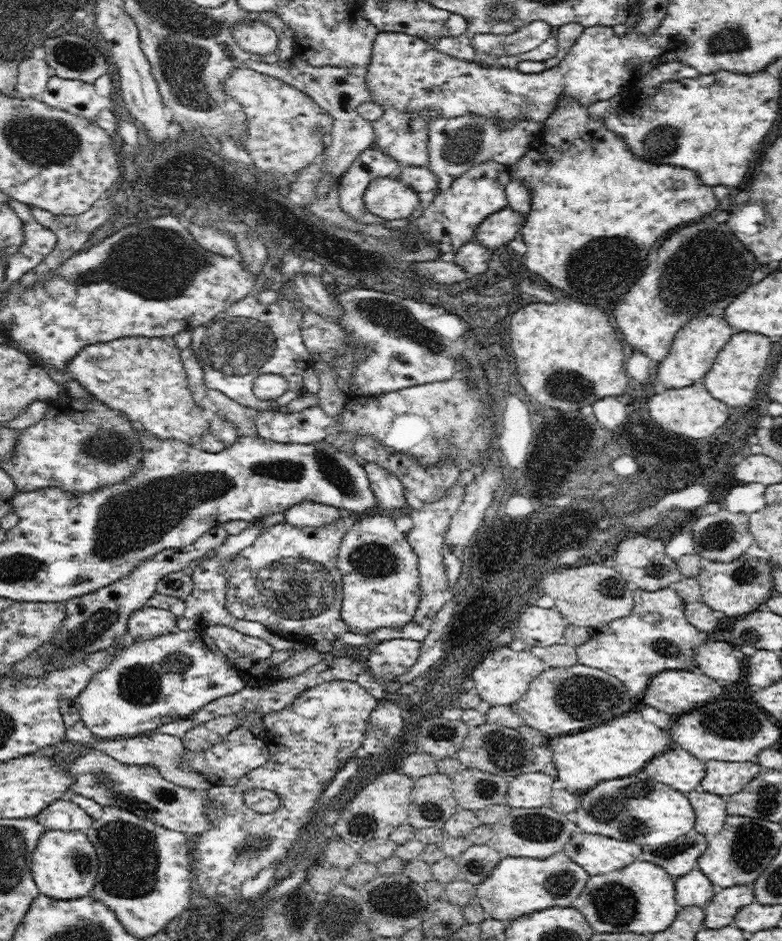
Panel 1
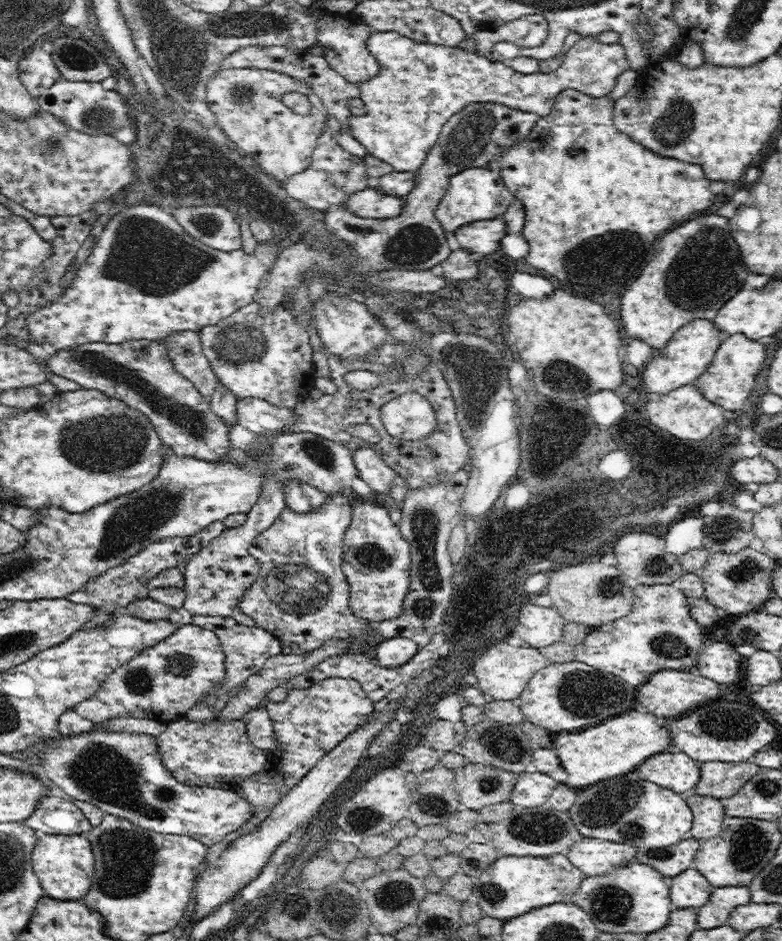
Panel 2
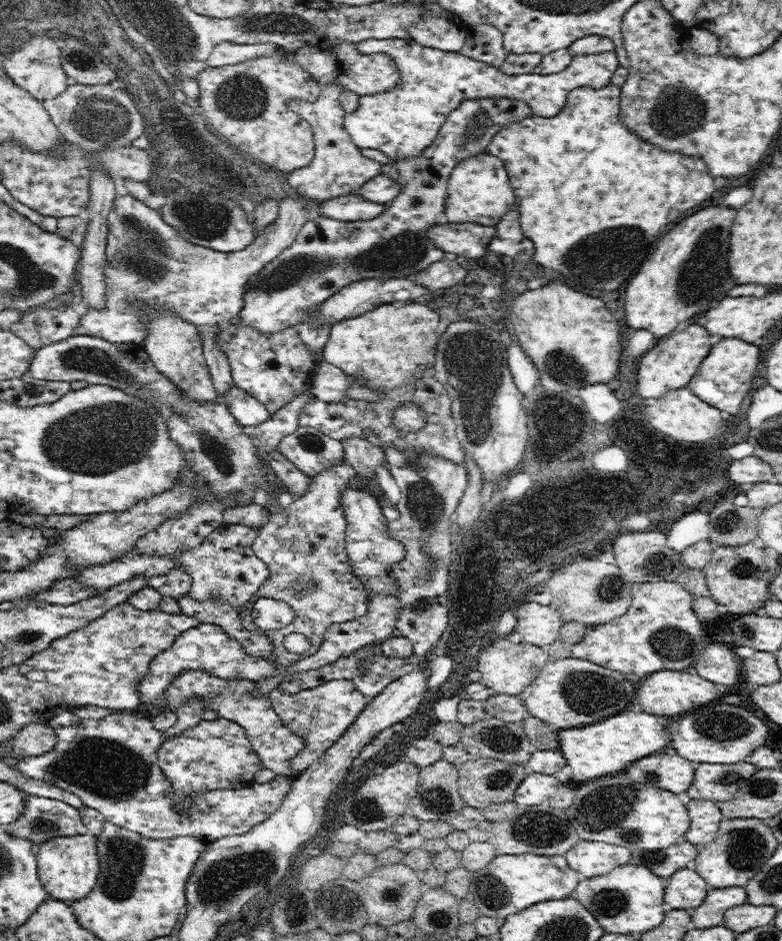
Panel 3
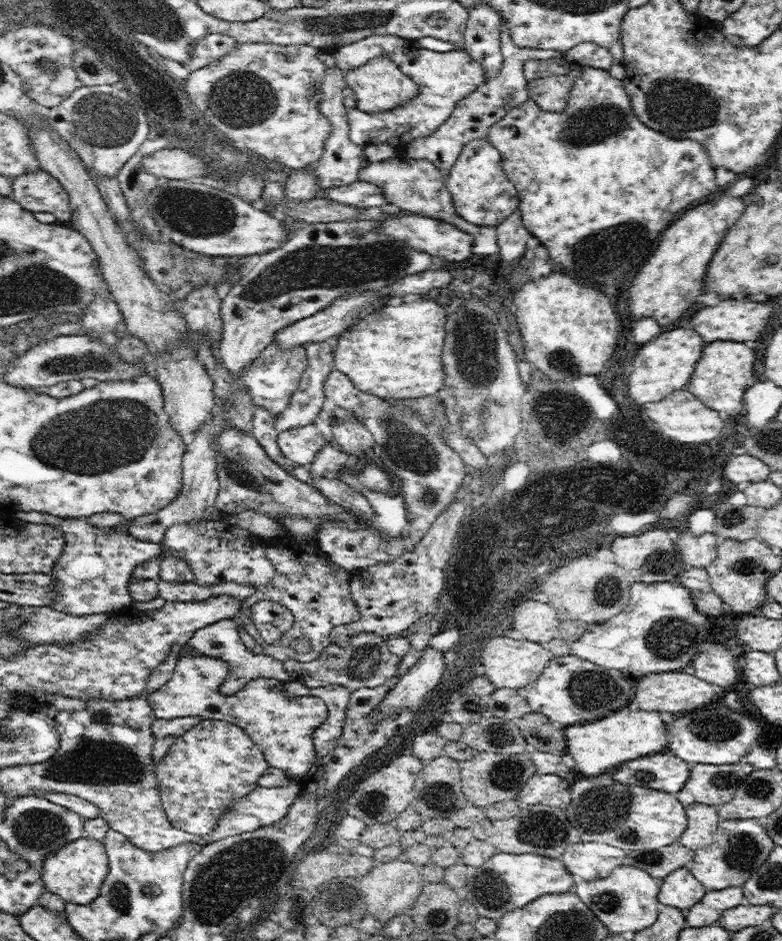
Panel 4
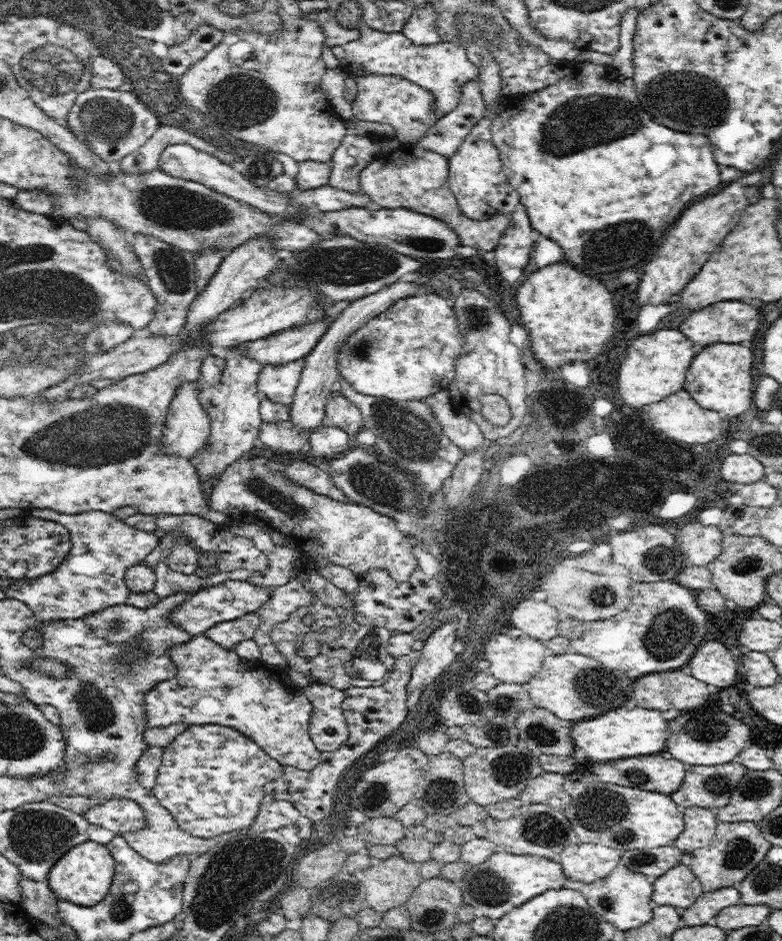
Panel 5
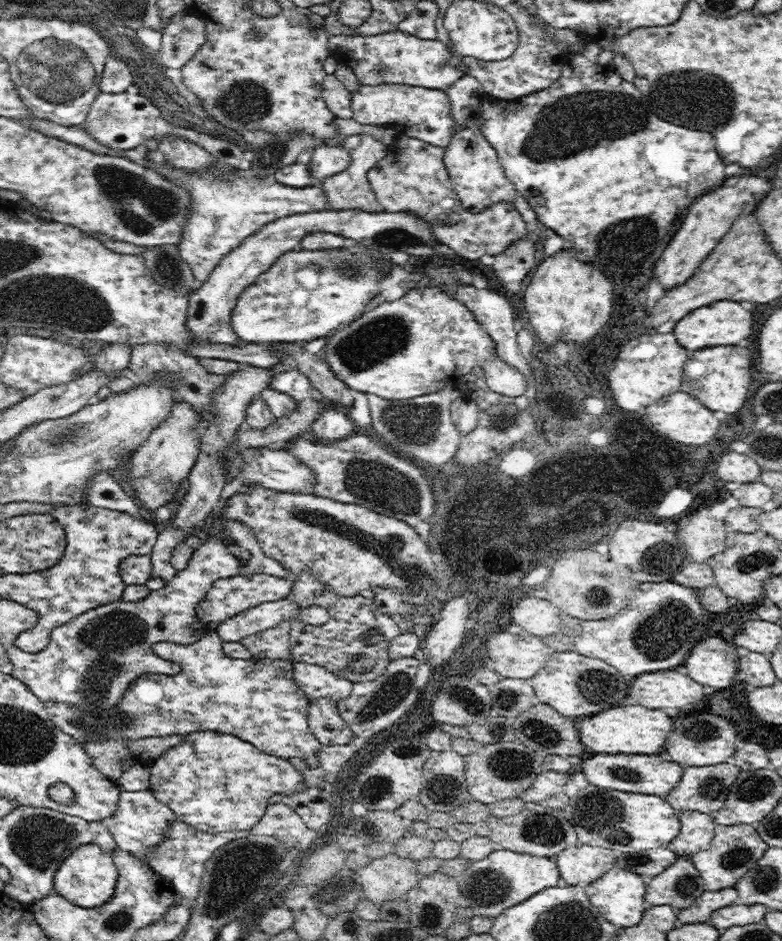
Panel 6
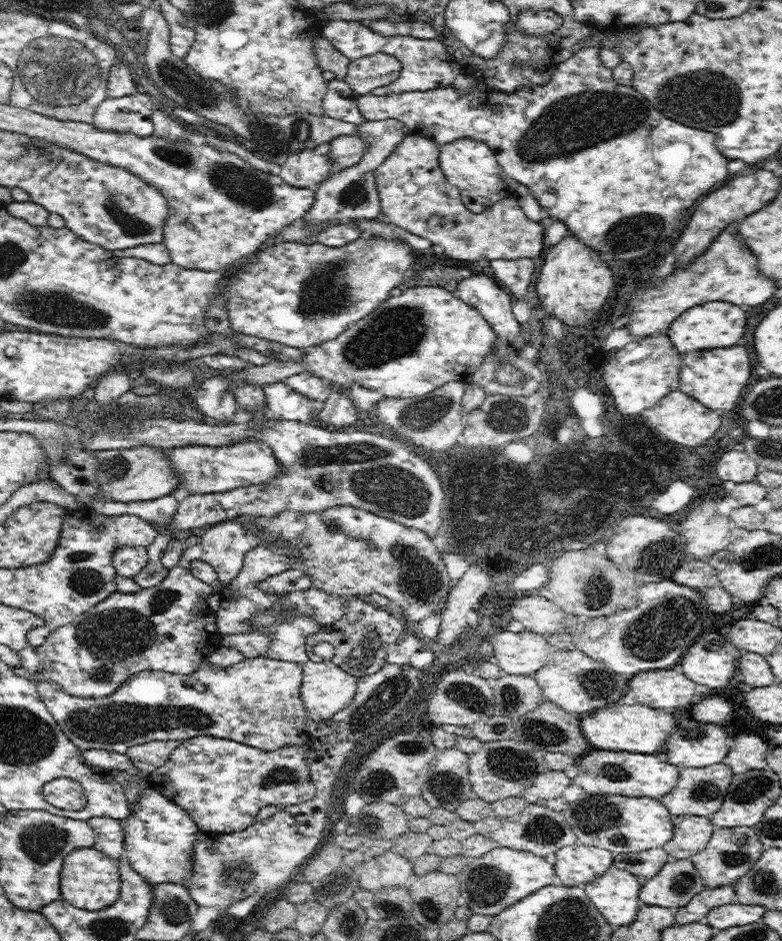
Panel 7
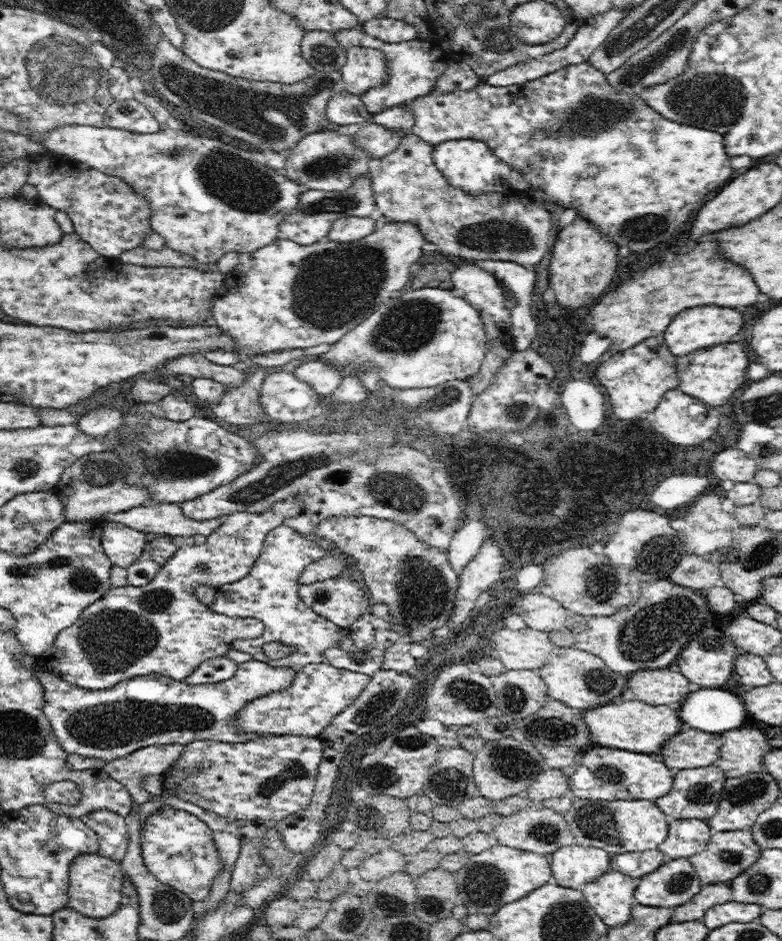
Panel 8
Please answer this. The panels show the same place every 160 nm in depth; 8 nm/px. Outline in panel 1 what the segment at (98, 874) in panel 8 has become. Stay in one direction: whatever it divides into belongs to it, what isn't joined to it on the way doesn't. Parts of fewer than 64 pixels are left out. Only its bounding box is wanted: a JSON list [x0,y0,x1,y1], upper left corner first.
[31,830,99,900]

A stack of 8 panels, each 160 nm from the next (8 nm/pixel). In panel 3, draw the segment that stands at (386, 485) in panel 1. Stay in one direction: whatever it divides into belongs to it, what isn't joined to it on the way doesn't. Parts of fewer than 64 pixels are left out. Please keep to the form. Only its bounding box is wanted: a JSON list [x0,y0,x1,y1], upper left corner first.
[341,437,386,478]

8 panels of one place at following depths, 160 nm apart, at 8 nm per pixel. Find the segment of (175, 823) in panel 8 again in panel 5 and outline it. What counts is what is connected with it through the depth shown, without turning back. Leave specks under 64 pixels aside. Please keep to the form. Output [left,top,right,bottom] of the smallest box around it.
[83,798,147,835]

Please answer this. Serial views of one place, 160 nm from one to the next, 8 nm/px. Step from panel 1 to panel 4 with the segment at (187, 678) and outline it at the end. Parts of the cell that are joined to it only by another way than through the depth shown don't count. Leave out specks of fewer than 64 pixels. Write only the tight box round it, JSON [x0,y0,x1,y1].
[180,616,289,695]

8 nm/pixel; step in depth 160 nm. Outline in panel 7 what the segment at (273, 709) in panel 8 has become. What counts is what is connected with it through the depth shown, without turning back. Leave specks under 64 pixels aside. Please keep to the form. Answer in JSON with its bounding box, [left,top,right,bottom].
[299,660,358,720]

